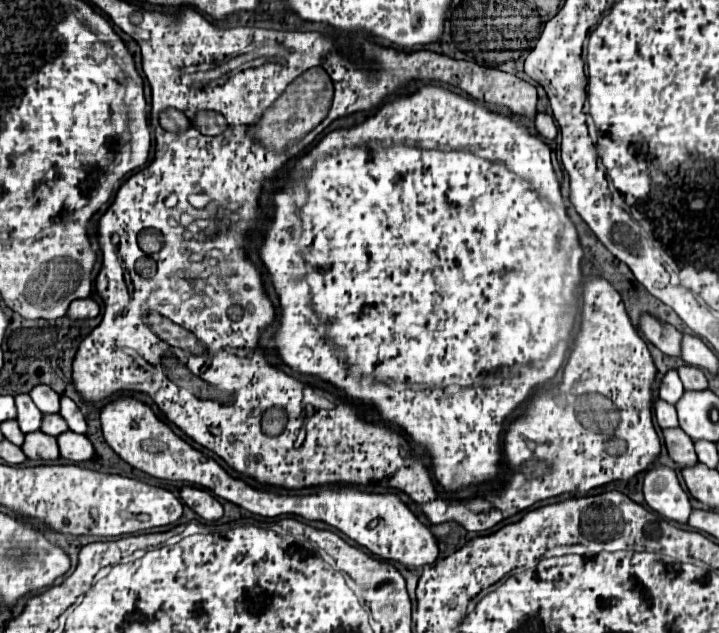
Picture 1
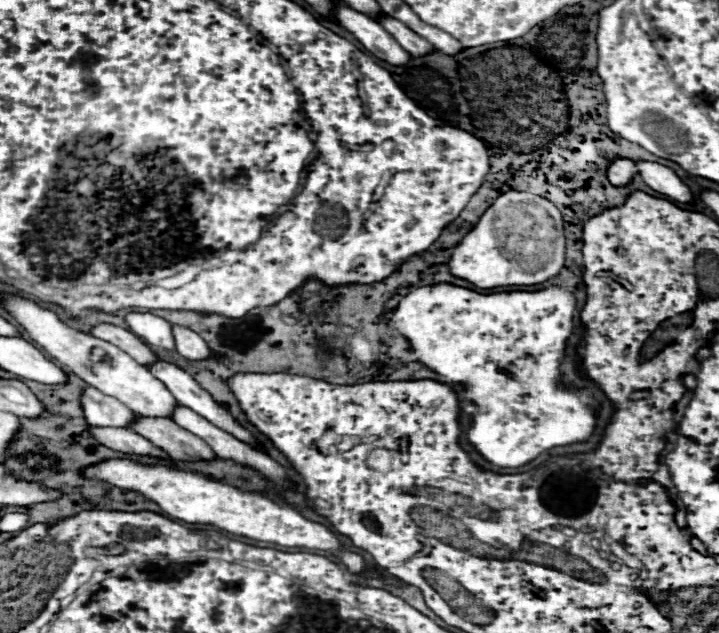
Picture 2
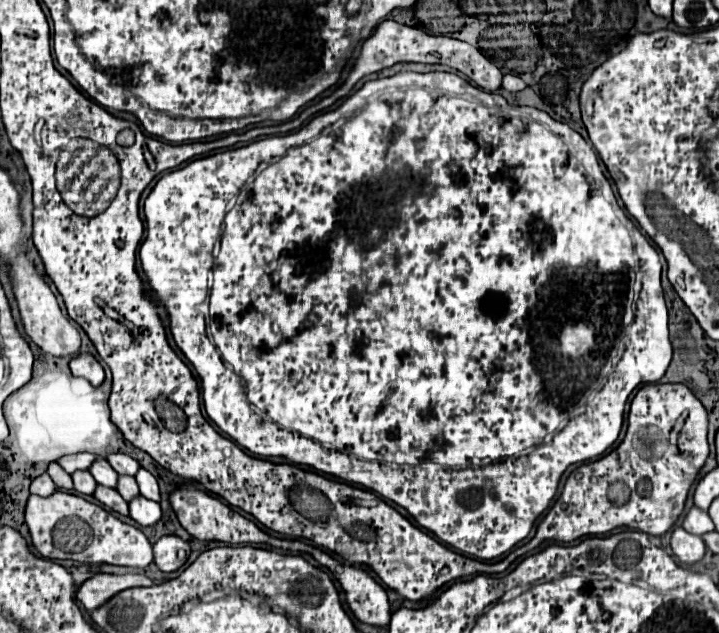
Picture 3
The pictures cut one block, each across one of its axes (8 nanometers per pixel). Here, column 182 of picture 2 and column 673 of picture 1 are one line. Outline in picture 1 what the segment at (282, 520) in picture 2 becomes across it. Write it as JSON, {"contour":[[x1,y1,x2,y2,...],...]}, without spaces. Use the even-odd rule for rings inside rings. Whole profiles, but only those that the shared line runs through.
{"contour":[[652,468,644,476,644,496,646,504,662,514,666,520,686,524,692,512,690,498,682,490,678,476,670,468]]}

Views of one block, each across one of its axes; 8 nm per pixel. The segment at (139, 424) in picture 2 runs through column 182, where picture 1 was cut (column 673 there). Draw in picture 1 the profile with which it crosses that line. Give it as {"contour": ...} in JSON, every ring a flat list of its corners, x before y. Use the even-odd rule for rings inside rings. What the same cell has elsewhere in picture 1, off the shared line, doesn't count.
{"contour":[[666,428,664,430,664,442,666,442,670,458,680,468,690,468,690,466,698,464,696,452,694,452,694,442,680,428]]}

